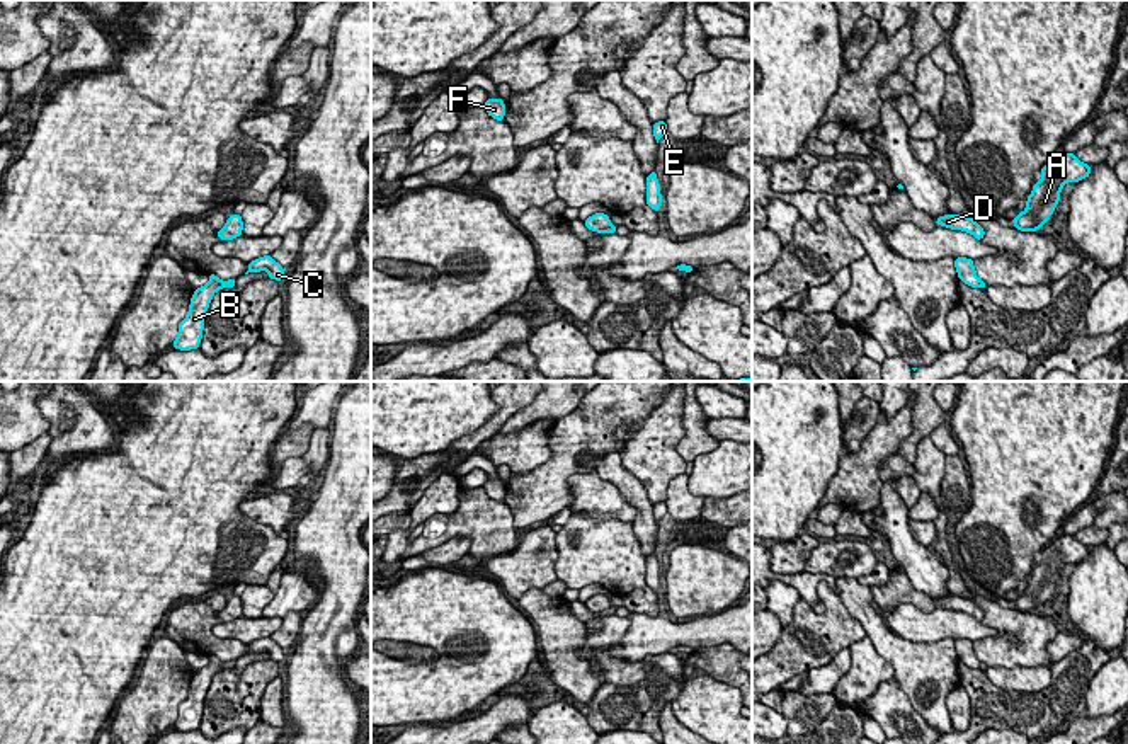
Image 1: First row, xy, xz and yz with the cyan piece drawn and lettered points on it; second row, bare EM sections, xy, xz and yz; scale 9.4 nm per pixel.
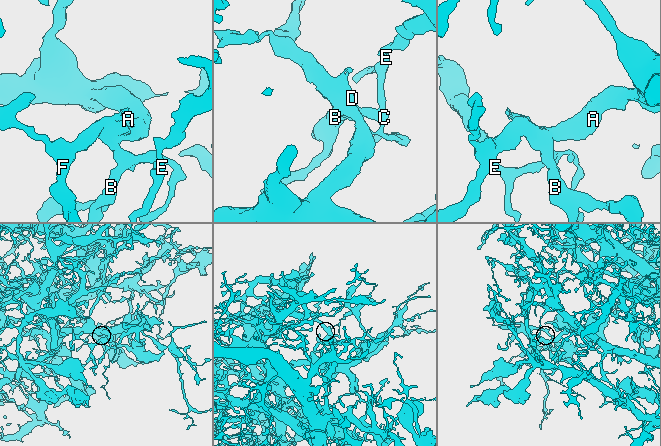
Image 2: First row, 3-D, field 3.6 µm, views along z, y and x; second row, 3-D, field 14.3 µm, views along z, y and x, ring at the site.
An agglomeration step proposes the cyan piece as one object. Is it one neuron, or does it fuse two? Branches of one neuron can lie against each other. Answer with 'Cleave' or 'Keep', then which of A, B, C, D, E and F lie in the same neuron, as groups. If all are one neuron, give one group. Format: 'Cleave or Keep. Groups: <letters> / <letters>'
Cleave. Groups: A B D F / C E

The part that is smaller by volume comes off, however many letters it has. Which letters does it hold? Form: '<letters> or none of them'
C, E

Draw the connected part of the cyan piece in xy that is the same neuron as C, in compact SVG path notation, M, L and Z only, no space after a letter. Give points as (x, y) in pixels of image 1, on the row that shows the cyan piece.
M271 255L259 257L252 262L248 262L248 271L245 274L259 272L259 271L267 271L271 279L281 281L286 278L282 266L277 264Z

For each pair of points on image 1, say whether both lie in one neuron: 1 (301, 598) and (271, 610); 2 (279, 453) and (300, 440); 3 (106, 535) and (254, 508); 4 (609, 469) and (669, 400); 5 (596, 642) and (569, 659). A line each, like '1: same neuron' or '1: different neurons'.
1: same neuron
2: same neuron
3: different neurons
4: different neurons
5: different neurons

